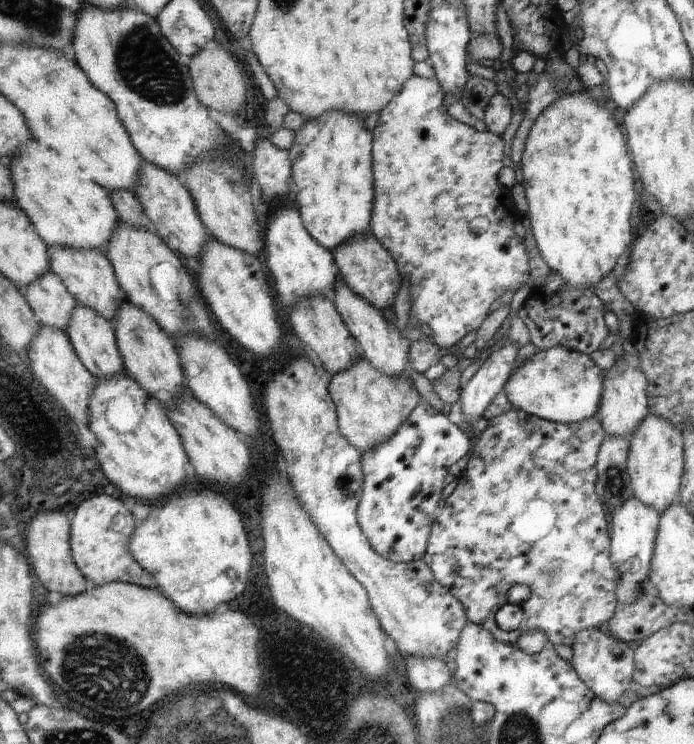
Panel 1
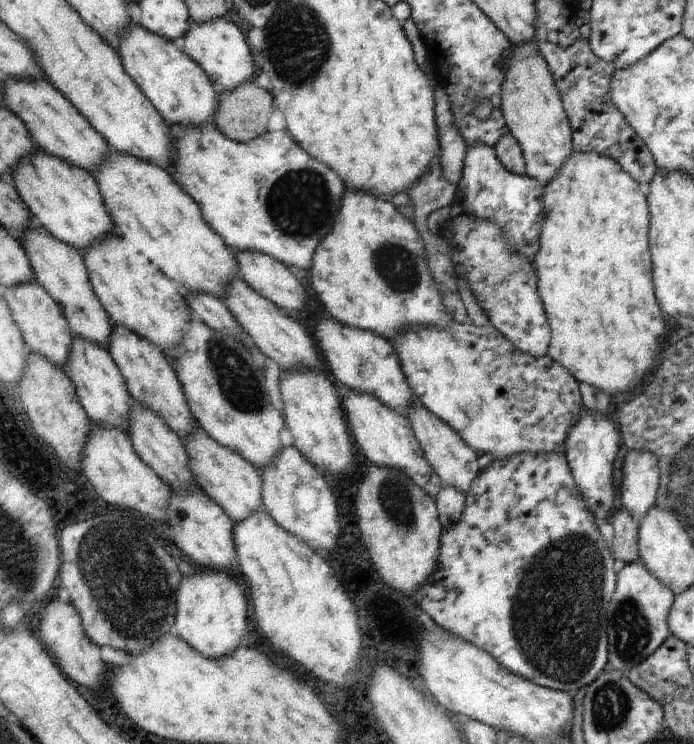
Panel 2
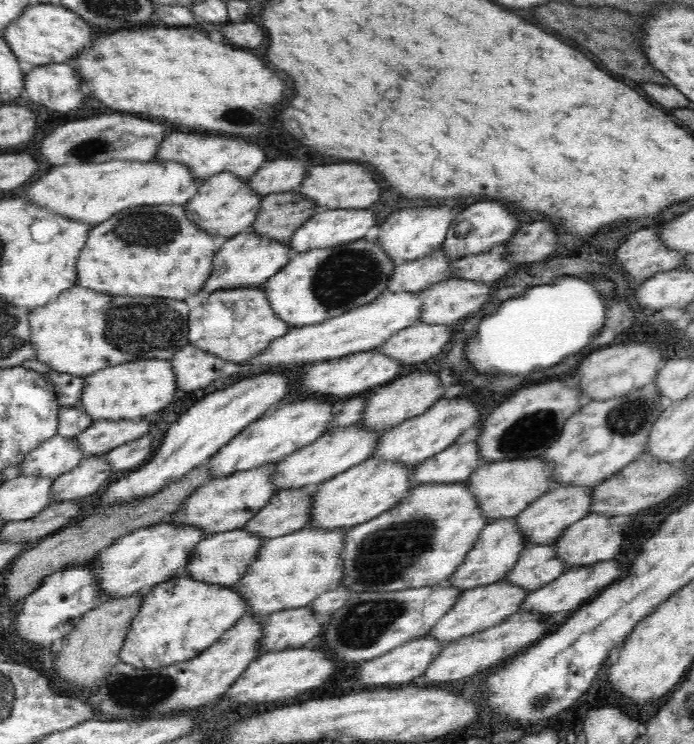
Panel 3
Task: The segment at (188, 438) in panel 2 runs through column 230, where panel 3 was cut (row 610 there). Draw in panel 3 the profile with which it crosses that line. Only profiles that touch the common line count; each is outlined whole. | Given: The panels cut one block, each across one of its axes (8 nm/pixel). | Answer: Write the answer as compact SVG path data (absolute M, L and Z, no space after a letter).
M504 580L485 587L462 591L452 608L445 612L445 616L442 616L426 635L430 635L430 639L434 639L436 643L445 644L502 624L504 619L518 610L520 602L526 598L527 593L522 588L508 585Z

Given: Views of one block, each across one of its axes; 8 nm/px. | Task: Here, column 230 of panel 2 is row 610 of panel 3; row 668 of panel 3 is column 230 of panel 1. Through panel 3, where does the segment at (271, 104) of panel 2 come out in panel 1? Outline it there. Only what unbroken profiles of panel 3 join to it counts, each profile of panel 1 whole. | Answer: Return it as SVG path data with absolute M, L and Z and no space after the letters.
M221 46L213 50L205 48L189 58L189 63L198 96L207 107L230 114L230 112L236 112L240 106L244 106L248 98L248 86L244 82L246 76L240 64L234 60L234 56L226 48Z

